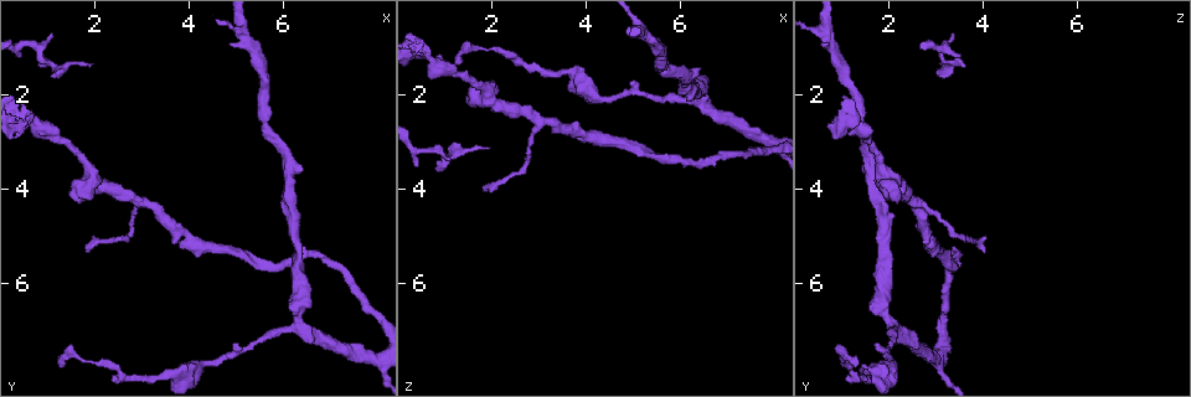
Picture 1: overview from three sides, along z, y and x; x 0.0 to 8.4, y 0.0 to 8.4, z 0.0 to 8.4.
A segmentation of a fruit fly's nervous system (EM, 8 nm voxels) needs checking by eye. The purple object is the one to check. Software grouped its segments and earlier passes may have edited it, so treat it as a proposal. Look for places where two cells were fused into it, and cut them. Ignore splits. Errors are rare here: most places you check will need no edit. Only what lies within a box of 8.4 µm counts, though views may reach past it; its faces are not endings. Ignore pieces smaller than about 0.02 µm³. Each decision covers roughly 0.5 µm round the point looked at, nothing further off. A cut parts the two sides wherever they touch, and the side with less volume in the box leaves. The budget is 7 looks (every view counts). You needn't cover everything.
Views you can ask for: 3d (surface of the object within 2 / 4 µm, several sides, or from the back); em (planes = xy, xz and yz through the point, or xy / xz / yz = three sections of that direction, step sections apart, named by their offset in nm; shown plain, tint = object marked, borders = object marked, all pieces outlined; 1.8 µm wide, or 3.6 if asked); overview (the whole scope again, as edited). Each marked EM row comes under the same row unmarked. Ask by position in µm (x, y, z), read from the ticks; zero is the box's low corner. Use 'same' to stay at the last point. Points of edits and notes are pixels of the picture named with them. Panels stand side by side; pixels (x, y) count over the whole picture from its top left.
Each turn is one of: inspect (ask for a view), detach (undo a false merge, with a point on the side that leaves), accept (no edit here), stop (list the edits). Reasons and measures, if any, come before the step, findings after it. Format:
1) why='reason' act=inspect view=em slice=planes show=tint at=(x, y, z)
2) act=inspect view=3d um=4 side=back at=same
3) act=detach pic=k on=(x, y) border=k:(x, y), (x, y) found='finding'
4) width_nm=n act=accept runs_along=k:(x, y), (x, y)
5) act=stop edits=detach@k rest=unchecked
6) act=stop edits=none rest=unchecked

why='thick turns thin' act=inspect view=em slice=xy step=4 show=tint at=(5.10, 0.60, 0.60)

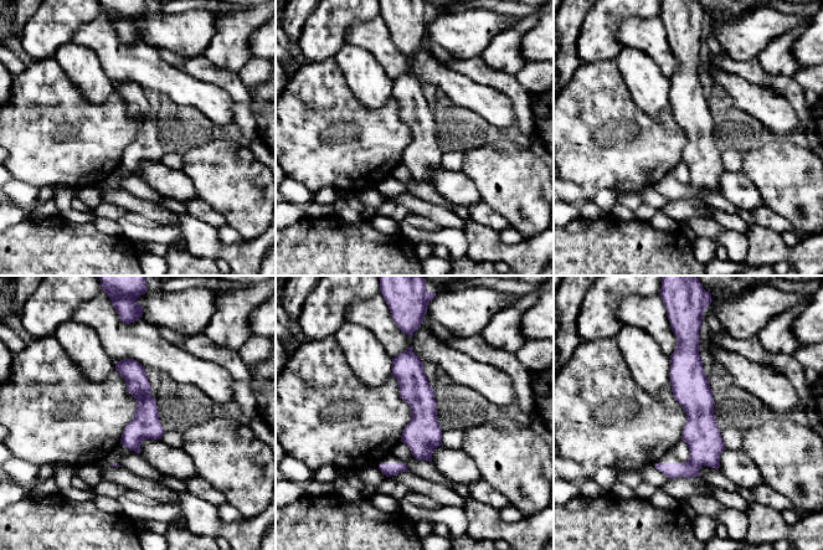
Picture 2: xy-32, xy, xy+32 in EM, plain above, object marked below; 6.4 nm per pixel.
width_nm=190 act=accept runs_along=2:(688, 340), (698, 456), (670, 474) found='one cell here'

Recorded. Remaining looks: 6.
why='sudden change in width' act=inspect view=3d um=2 at=(1.90, 3.85, 2.00)

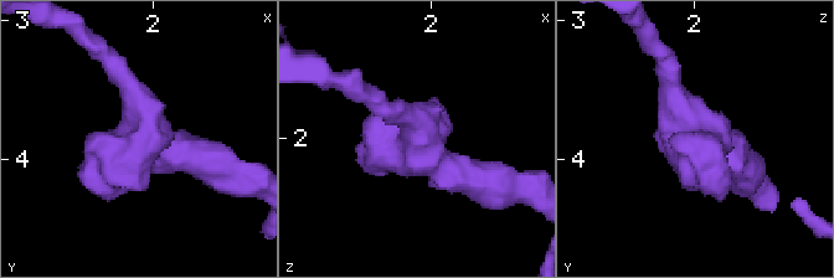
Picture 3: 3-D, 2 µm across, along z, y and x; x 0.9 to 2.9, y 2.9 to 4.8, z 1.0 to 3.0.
act=inspect view=em slice=planes show=tint at=(1.88, 3.86, 2.04)

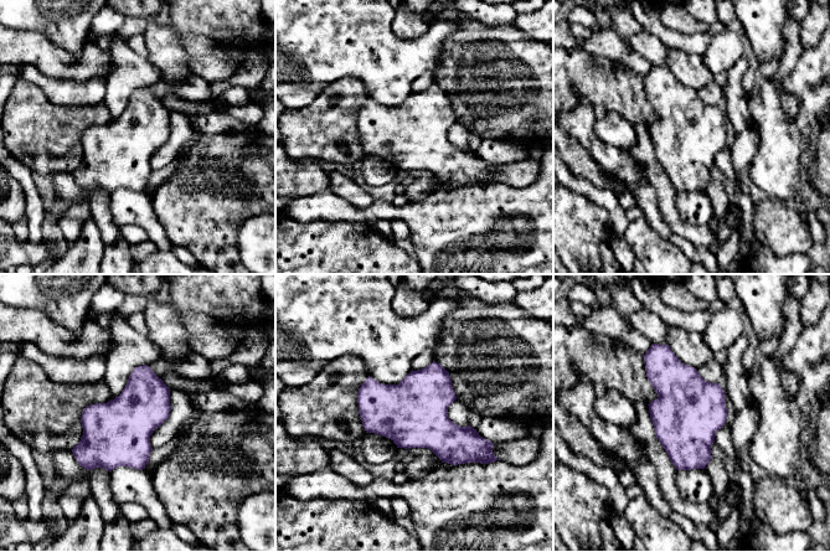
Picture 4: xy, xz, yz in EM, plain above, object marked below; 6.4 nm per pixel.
width_nm=400 act=accept found='all the same cell'

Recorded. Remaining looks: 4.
why='arms part here' act=inspect view=3d um=4 at=(6.35, 7.00, 2.10)

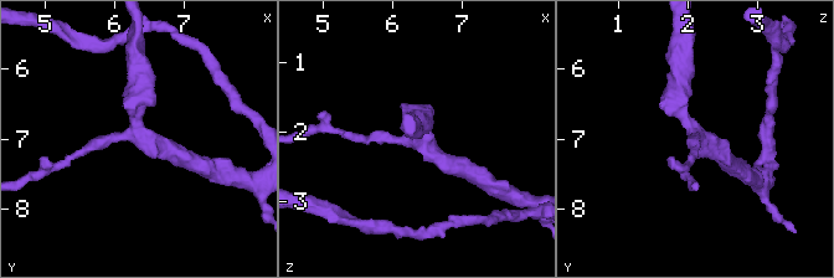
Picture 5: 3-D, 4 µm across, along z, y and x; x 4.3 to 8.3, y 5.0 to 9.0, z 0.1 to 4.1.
arms=3 why='now the EM' act=inspect view=em slice=yz step=8 show=tint at=(6.35, 6.95, 2.15)

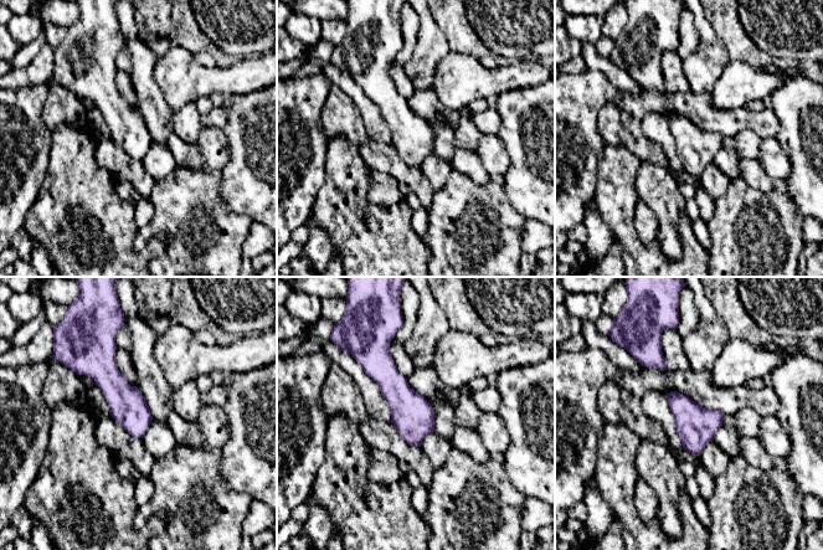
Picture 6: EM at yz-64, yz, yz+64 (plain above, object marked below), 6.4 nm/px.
act=inspect view=em slice=planes show=tint at=same

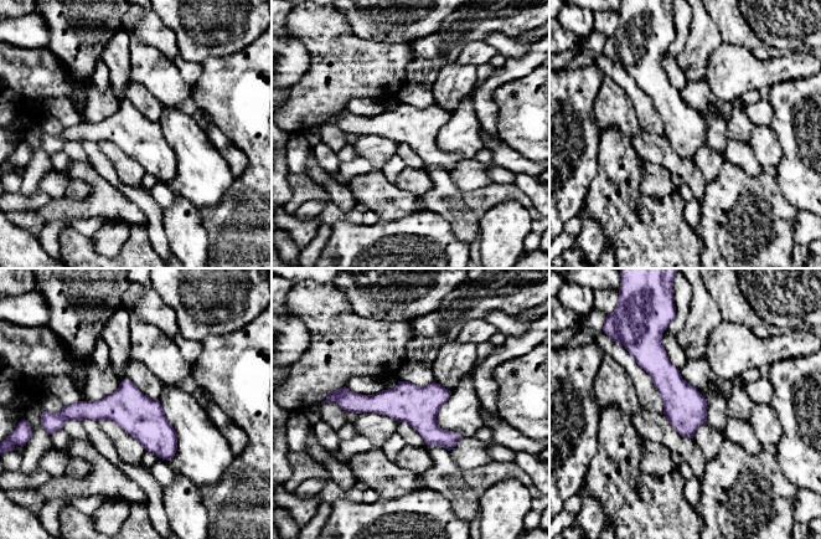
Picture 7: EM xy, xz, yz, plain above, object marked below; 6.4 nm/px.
act=accept found='continuous, no second cell'

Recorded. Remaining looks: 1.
act=stop edits=none rest=unchecked

